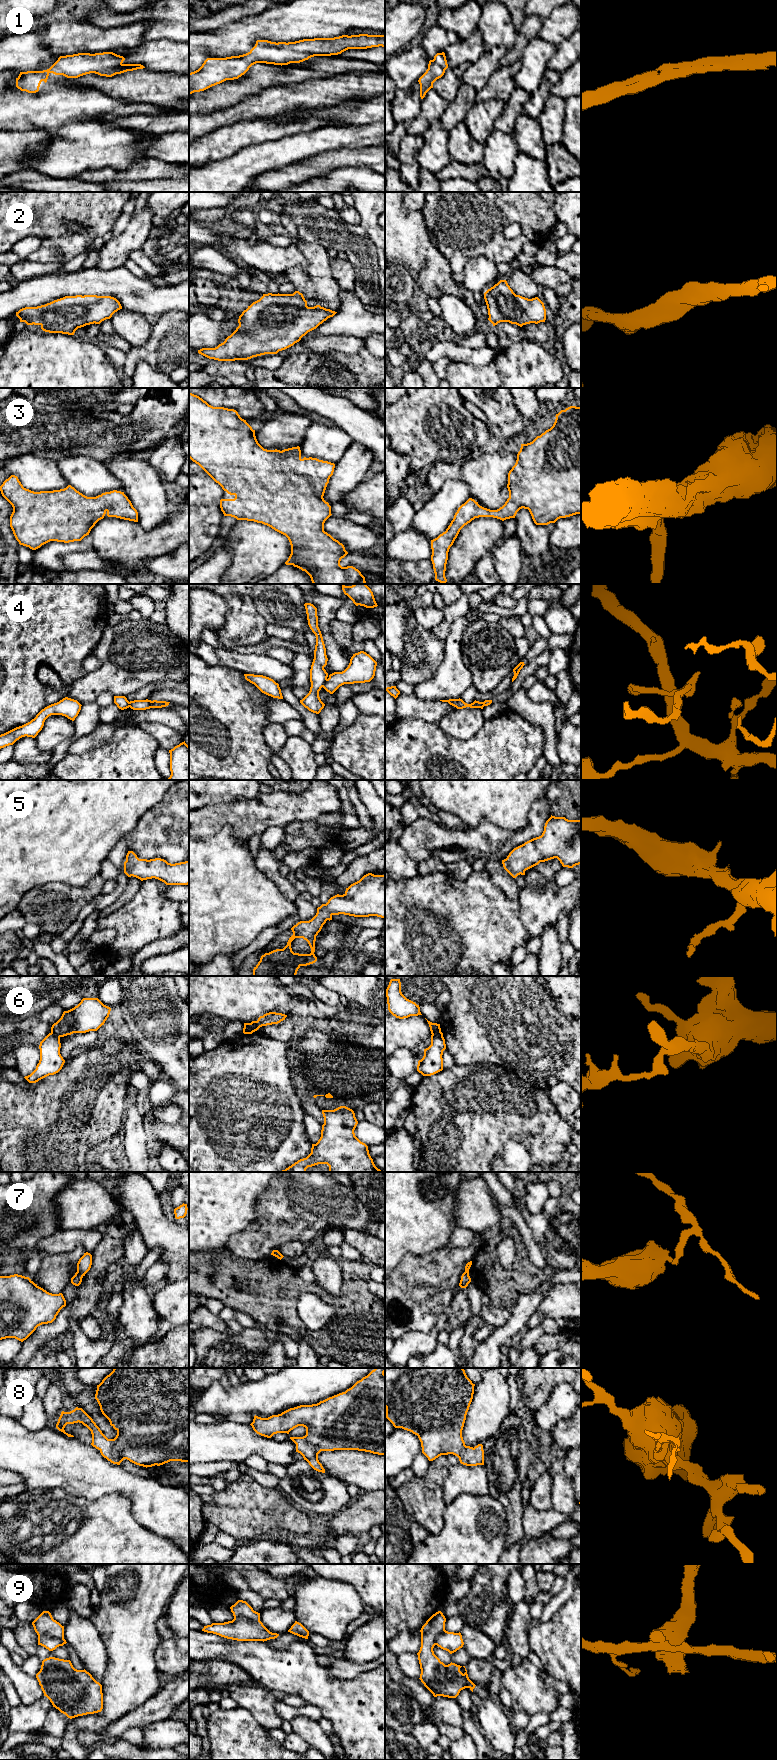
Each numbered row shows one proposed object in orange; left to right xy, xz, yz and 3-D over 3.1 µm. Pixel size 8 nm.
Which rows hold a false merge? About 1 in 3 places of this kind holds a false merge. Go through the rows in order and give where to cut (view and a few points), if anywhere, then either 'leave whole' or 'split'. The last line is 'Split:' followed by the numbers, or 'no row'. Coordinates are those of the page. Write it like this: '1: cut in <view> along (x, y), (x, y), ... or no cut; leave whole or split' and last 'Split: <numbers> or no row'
1: no cut; leave whole
2: no cut; leave whole
3: no cut; leave whole
4: cut in xz along (327, 679), (322, 686); split
5: no cut; leave whole
6: cut in xy along (51, 1031), (59, 1037); split
7: cut in xy along (76, 1272), (82, 1277); split
8: no cut; leave whole
9: cut in xy along (38, 1635), (63, 1638); split
Split: 4, 6, 7, 9

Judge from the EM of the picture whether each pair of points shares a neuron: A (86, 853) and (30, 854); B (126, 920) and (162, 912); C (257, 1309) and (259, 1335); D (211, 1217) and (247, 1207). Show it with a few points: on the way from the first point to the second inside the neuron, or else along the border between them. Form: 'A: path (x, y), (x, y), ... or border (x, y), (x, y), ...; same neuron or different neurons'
A: path (72, 853), (44, 853); same neuron
B: path (135, 920), (142, 920), (153, 916); same neuron
C: border (260, 1326), (272, 1335); different neurons
D: path (220, 1208), (238, 1207); same neuron

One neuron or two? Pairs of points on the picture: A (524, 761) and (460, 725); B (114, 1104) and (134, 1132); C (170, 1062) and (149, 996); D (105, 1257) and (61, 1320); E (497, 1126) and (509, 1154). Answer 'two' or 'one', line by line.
A: two
B: two
C: one
D: one
E: two

